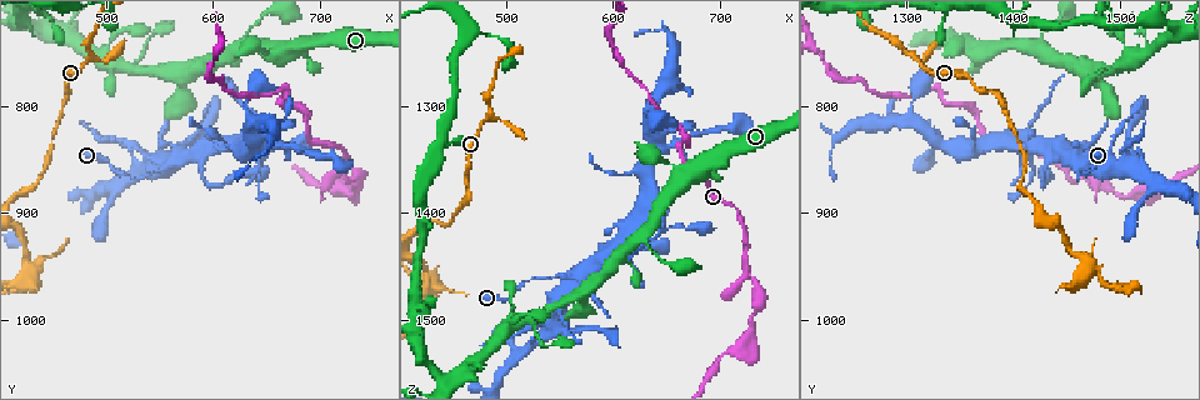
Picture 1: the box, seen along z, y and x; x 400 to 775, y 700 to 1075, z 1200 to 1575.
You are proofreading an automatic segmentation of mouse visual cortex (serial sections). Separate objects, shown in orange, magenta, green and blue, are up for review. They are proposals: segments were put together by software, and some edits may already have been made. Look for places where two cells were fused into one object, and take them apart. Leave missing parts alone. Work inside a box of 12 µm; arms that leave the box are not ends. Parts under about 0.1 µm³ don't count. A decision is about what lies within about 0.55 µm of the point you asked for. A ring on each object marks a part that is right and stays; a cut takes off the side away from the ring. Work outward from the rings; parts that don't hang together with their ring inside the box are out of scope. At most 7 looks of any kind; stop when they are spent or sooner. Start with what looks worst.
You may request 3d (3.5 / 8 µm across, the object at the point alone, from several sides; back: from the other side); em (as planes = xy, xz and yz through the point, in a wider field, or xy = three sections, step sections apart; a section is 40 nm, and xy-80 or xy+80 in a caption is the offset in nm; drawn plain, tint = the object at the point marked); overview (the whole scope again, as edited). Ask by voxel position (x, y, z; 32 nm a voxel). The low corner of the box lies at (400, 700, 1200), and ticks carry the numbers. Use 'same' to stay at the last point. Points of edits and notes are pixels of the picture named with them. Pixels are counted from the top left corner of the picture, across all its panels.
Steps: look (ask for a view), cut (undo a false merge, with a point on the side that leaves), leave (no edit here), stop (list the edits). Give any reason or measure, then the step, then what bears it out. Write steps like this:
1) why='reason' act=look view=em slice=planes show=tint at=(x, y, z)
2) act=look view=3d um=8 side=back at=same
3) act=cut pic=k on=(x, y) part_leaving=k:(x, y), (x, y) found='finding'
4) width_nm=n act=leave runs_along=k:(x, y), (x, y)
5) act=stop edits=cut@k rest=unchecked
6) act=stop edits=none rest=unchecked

why='sharp bend' act=look view=3d um=3.5 at=(424, 944, 1472)

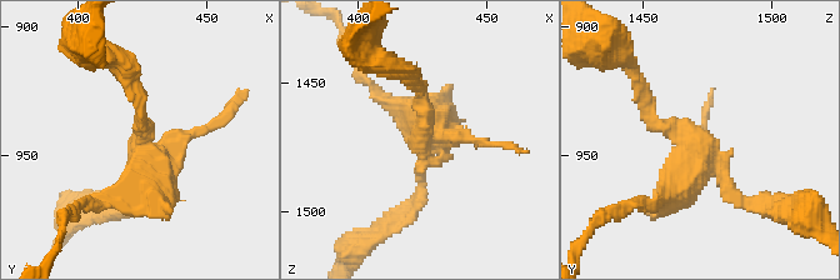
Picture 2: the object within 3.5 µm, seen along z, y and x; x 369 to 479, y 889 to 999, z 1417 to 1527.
act=look view=em slice=xy step=2 show=tint at=(426, 947, 1470)

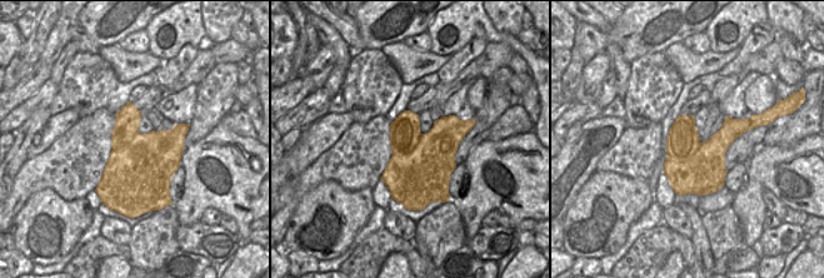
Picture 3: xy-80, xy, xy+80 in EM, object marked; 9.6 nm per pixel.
why='another direction' act=look view=em slice=xy step=1 show=tint at=same

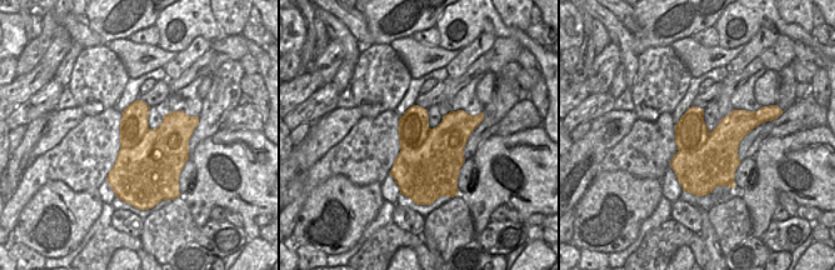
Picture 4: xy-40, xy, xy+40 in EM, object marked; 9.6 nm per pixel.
act=cut pic=2 on=(130, 184) part_leaving=2:(686, 161), (674, 193), (619, 220) found='two cells meet here'

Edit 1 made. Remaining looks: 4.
why='abrupt turn' act=look view=em slice=xy step=3 show=tint at=(726, 864, 1454)

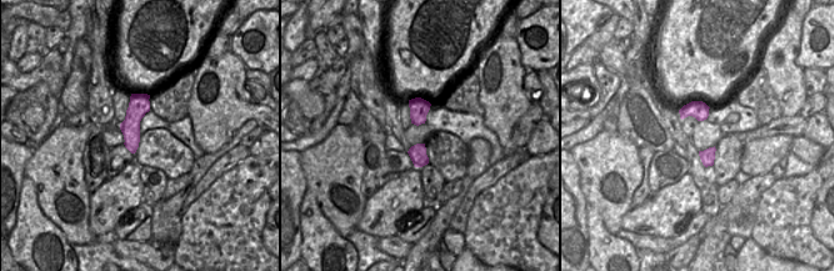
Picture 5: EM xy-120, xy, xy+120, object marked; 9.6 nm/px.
act=look view=3d um=3.5 at=same

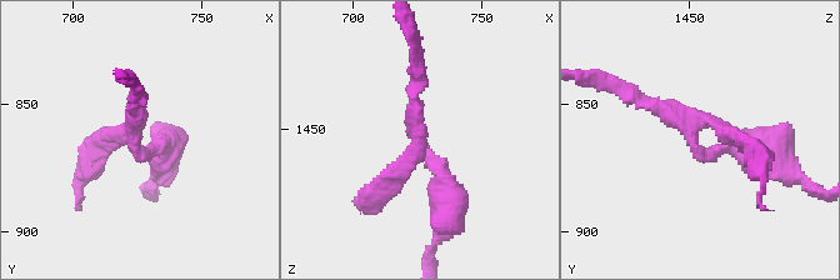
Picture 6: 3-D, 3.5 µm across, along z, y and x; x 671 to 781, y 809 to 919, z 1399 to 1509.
act=leave runs_along=6:(643, 101), (706, 155), (768, 151) found='continuous, no second cell'

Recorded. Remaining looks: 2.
act=stop edits=cut@2 rest=unchecked

